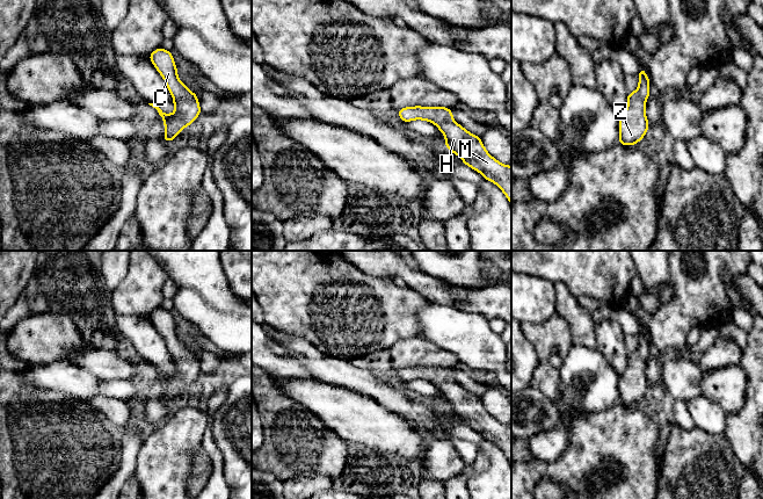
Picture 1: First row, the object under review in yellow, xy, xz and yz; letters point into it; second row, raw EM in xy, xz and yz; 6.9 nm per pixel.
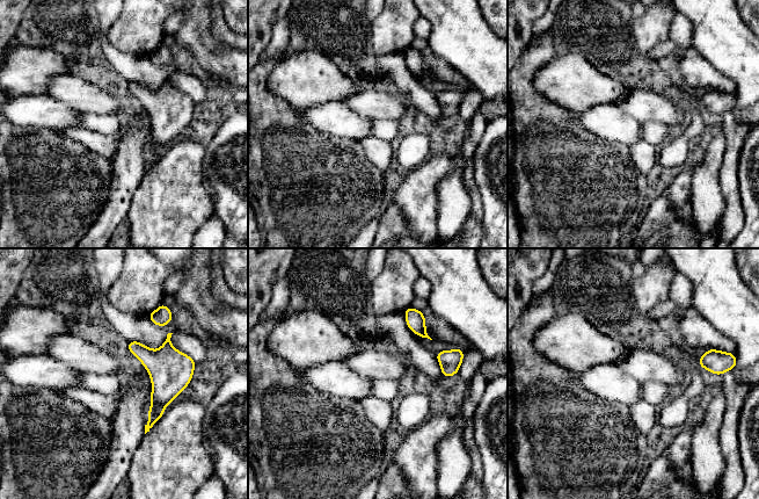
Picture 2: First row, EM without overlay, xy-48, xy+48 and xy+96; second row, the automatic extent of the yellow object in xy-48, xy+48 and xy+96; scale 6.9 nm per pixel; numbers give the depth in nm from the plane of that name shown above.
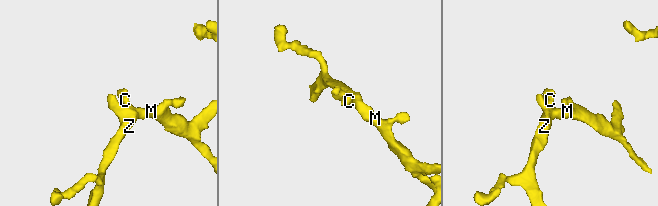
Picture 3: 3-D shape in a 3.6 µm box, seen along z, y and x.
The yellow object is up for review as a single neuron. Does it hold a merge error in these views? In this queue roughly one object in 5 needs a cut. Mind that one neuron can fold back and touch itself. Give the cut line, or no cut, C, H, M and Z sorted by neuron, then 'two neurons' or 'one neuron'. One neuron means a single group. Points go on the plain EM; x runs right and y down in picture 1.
cut none; groups C H M Z; one neuron

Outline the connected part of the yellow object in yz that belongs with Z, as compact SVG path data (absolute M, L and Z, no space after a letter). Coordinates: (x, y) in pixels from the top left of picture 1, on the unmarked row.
M641 327L638 338L639 345L635 352L627 354L627 368L619 376L619 400L618 403L630 406L637 405L647 392L649 382L646 377L646 360L651 355L651 340L645 334L646 328Z

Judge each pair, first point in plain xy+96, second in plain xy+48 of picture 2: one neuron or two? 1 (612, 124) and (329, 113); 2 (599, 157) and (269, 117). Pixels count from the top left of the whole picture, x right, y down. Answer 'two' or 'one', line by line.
1: one
2: one

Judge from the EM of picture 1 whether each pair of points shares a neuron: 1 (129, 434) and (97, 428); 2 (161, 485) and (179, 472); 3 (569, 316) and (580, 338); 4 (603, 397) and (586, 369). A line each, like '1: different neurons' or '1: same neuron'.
1: different neurons
2: same neuron
3: same neuron
4: same neuron

